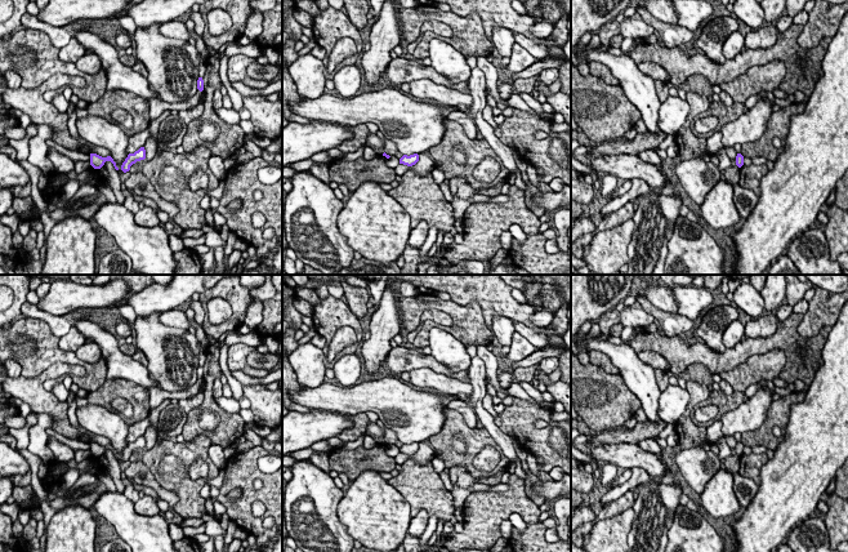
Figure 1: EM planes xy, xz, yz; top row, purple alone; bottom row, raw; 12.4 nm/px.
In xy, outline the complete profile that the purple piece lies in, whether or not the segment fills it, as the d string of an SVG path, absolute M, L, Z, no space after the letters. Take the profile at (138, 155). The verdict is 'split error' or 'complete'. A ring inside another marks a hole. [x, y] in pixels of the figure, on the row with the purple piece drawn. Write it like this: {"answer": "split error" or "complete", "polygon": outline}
{"answer": "complete", "polygon": "M140 147L138 151L134 153L129 153L125 161L121 165L121 170L124 173L130 170L130 166L135 164L137 161L144 160L146 159L146 150L144 147Z"}

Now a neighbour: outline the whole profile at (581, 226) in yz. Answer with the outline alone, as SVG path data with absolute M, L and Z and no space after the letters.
M576 218L573 228L571 230L571 246L572 244L581 237L584 233L594 232L595 224L589 218Z

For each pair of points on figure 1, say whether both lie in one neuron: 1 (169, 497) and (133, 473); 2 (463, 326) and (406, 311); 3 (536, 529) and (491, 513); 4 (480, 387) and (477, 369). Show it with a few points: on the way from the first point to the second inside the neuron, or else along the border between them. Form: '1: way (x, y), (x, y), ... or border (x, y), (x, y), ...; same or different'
1: way (160, 490), (152, 482), (142, 481); same
2: way (452, 311), (447, 306), (422, 303); same
3: border (539, 521), (527, 524); different
4: way (478, 383), (477, 373); same

